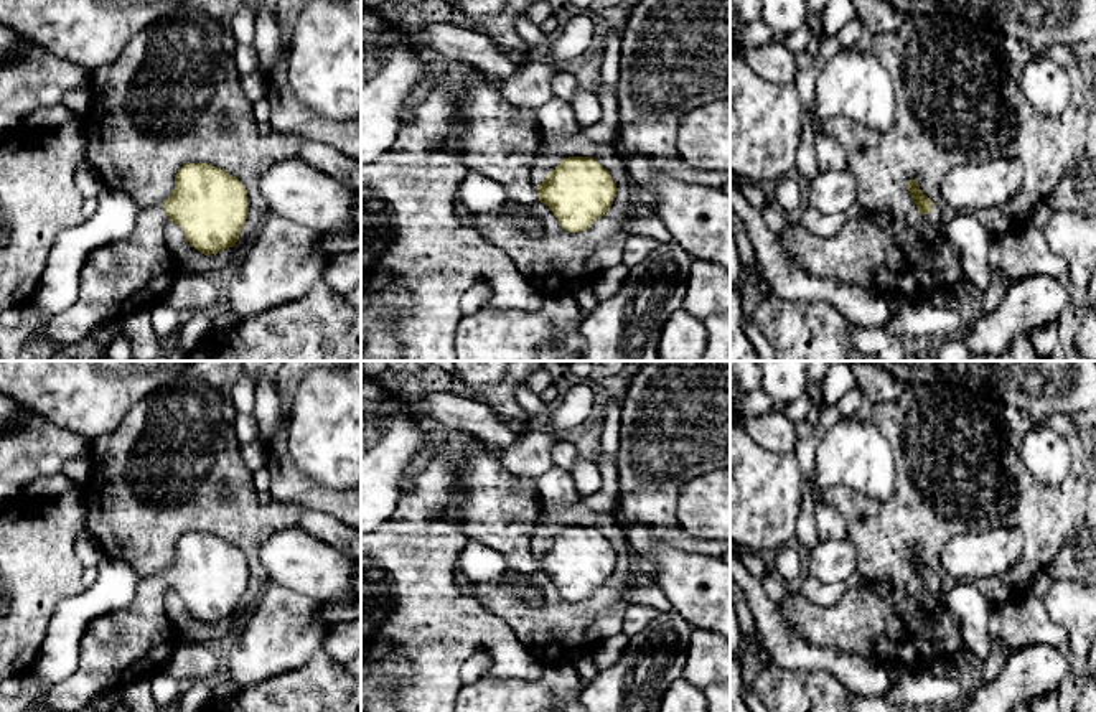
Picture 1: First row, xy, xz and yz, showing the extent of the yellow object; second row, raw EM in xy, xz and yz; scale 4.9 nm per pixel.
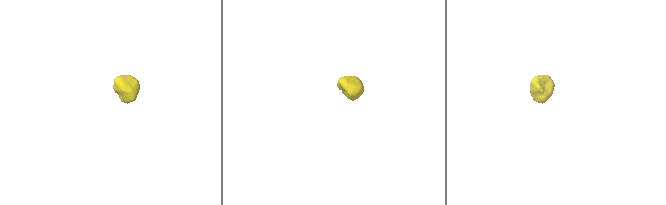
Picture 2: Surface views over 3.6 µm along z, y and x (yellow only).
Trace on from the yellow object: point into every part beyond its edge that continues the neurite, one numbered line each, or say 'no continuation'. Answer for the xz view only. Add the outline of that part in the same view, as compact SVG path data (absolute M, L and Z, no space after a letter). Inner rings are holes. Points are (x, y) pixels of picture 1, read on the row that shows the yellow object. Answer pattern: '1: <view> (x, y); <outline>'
1: xz (500, 140); M476 69L465 84L463 124L453 137L470 171L498 181L509 201L529 206L539 201L536 158L542 130L534 109L516 107L501 97L503 84Z

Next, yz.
1: yz (877, 251); M936 206L928 214L916 213L910 218L862 209L857 216L849 218L832 237L814 236L796 218L791 218L778 239L804 272L857 285L880 297L893 295L902 302L928 300L939 288L953 288L972 275L964 267L961 251L948 239ZM915 219L926 221L931 231L926 236L920 234L913 227Z

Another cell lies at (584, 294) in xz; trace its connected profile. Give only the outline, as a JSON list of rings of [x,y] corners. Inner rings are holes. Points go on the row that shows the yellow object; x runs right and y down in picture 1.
[[[592,283],[575,285],[570,293],[577,298],[582,310],[592,310],[598,303],[598,298],[593,295]]]

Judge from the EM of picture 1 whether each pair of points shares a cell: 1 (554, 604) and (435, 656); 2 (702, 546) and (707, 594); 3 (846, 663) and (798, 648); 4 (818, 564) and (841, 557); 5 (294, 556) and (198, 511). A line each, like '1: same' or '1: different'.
1: different
2: different
3: same
4: same
5: different

